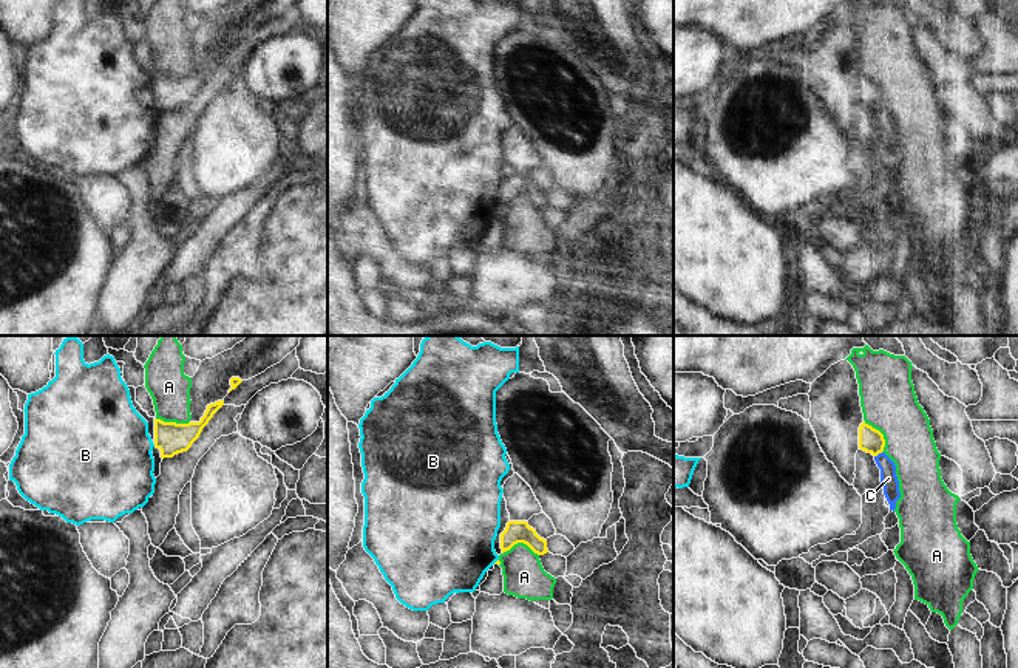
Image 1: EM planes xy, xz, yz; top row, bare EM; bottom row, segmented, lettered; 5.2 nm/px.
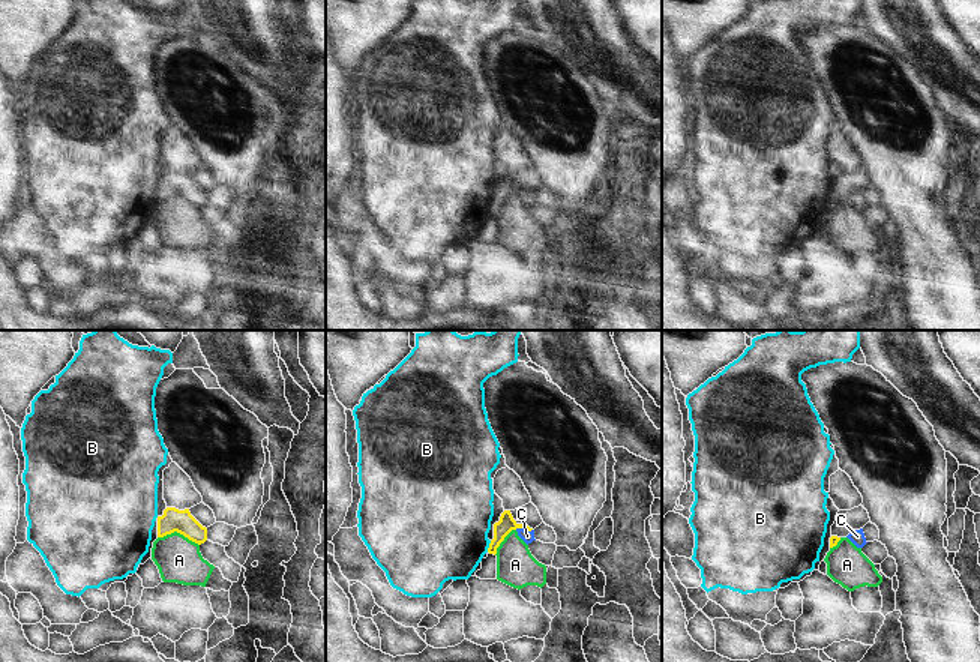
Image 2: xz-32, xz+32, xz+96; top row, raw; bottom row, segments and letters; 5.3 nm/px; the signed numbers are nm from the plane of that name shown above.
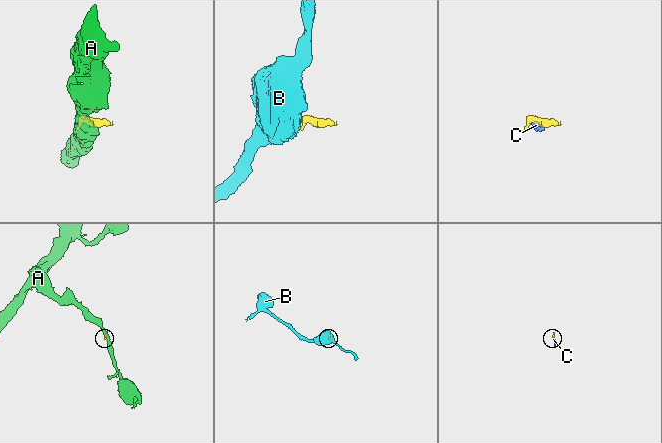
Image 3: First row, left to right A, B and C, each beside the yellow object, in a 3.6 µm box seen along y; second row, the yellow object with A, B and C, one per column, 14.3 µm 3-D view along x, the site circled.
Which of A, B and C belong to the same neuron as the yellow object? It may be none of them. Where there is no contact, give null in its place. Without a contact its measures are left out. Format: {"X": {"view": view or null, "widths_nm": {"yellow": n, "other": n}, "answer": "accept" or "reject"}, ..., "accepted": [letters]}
{"A": {"view": "xz", "widths_nm": {"yellow": 120, "other": 220}, "answer": "reject"}, "B": {"view": "xz", "widths_nm": {"yellow": 20, "other": 440}, "answer": "reject"}, "C": {"view": "yz", "widths_nm": {"yellow": 130, "other": 90}, "answer": "accept"}, "accepted": ["C"]}

